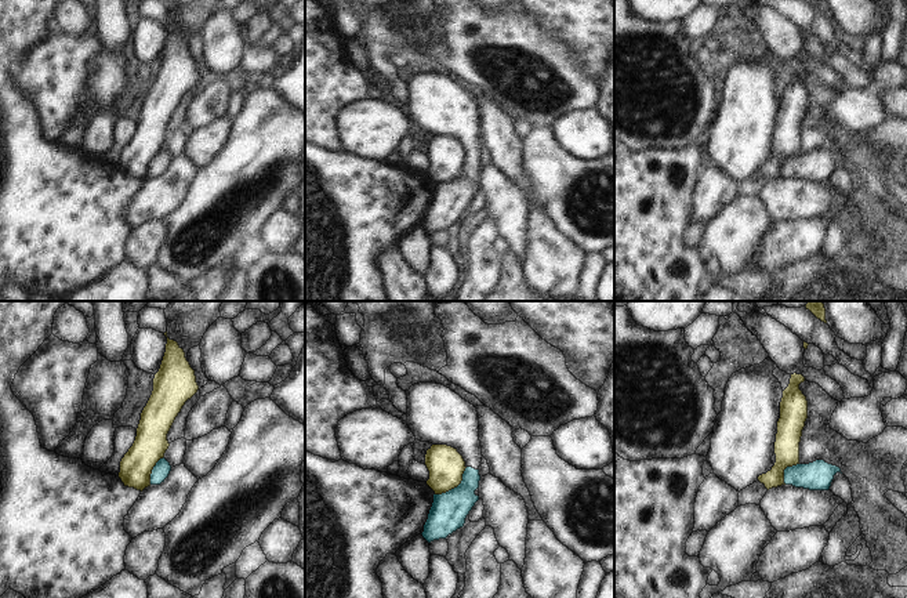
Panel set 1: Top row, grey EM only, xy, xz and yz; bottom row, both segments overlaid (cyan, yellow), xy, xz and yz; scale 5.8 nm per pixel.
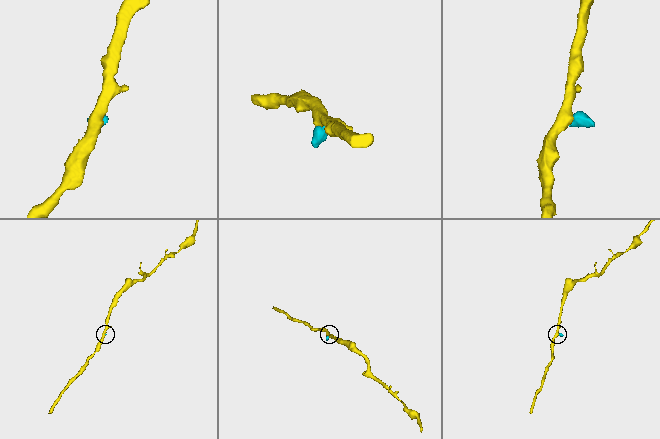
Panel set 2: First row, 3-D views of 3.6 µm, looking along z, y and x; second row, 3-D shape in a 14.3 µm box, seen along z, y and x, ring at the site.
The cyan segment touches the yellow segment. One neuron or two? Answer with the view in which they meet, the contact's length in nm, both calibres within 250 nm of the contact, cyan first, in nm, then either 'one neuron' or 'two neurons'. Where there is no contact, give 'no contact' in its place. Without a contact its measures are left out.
meets cyan in xz; contact 260 nm long; 220 nm thick on the cyan side, 220 nm on the other; two neurons

